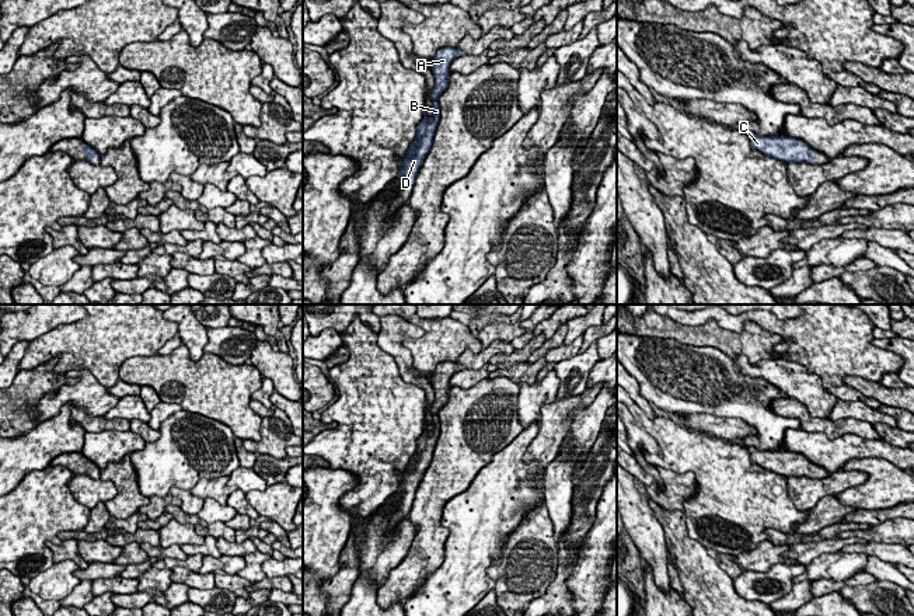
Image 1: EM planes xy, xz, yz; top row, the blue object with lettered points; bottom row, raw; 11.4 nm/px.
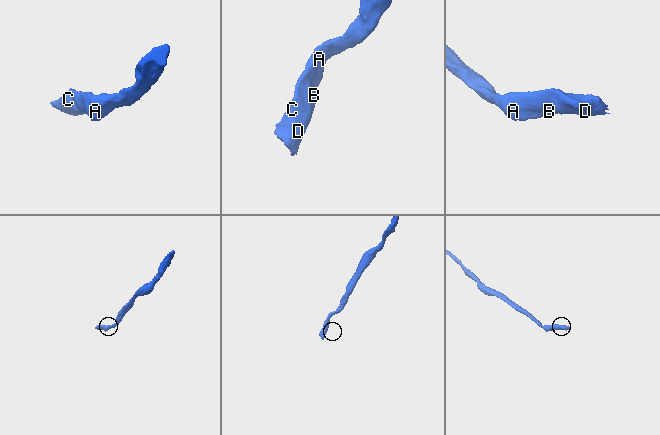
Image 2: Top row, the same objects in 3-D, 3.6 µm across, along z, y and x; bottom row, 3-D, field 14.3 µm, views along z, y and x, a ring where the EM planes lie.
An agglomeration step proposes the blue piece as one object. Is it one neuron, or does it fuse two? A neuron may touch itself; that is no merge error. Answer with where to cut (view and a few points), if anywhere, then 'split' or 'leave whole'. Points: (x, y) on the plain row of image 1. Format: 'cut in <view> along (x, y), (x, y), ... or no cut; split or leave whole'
no cut; leave whole

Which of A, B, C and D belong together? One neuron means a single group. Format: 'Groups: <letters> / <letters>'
Groups: A B C D

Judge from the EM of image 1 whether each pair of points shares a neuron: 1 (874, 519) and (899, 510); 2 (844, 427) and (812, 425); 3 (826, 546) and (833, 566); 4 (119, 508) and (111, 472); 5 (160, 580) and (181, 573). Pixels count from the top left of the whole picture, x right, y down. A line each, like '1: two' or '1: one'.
1: one
2: one
3: two
4: one
5: two

